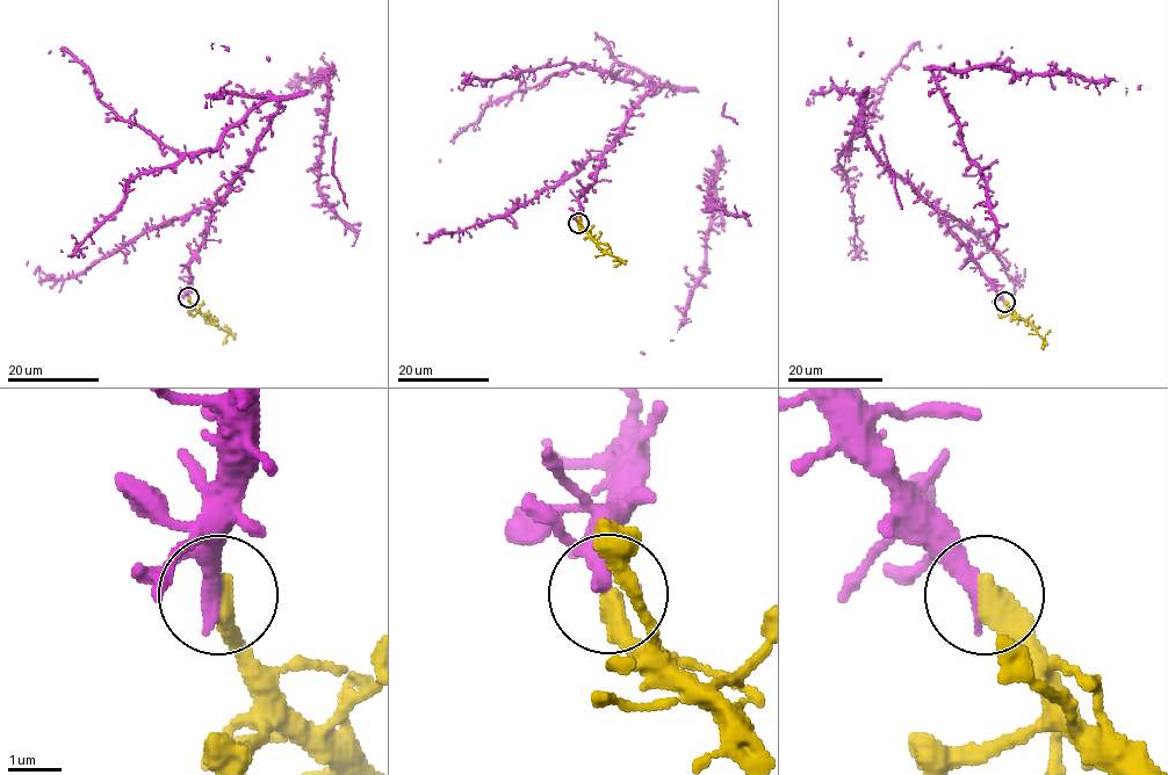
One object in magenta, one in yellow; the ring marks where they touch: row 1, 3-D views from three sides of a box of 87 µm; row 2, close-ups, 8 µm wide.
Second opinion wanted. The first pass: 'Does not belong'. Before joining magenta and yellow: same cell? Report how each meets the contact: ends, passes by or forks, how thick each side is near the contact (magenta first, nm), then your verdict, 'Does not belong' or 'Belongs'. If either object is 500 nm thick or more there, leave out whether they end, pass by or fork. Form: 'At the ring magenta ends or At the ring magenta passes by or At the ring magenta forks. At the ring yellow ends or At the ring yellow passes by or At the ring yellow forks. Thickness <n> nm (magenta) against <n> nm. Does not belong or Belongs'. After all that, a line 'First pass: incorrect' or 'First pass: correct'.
Thickness 400 nm (magenta) against 500 nm. Belongs
First pass: incorrect

